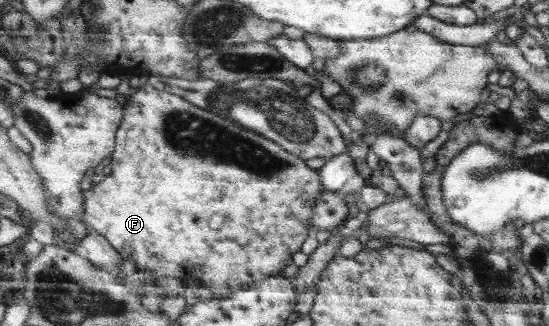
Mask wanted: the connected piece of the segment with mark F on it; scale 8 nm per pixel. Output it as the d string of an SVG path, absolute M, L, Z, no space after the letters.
M149 83L137 88L137 91L133 92L124 104L123 118L116 132L115 148L111 157L111 173L101 182L92 184L89 190L82 192L83 225L104 236L109 241L109 245L117 250L124 260L135 261L137 271L151 272L161 277L195 276L205 287L213 291L214 296L227 297L249 283L262 281L271 275L279 275L283 268L287 268L293 262L293 254L299 250L299 246L305 242L309 234L313 206L322 196L319 176L313 172L313 169L307 168L303 164L304 160L301 160L298 155L291 154L291 151L257 131L235 123L233 119L197 107L178 95L170 94L167 90L157 90L149 86Z

